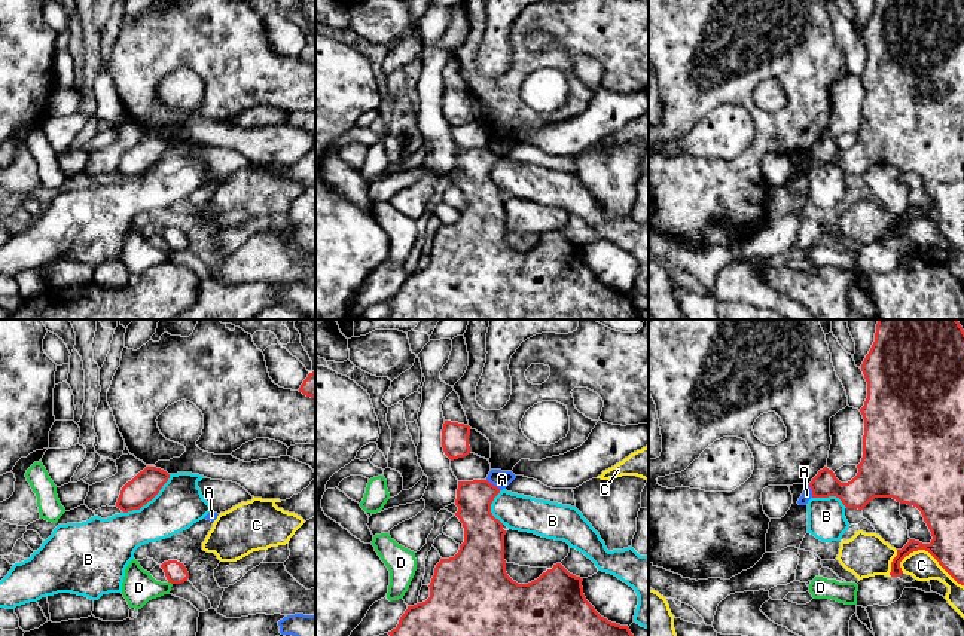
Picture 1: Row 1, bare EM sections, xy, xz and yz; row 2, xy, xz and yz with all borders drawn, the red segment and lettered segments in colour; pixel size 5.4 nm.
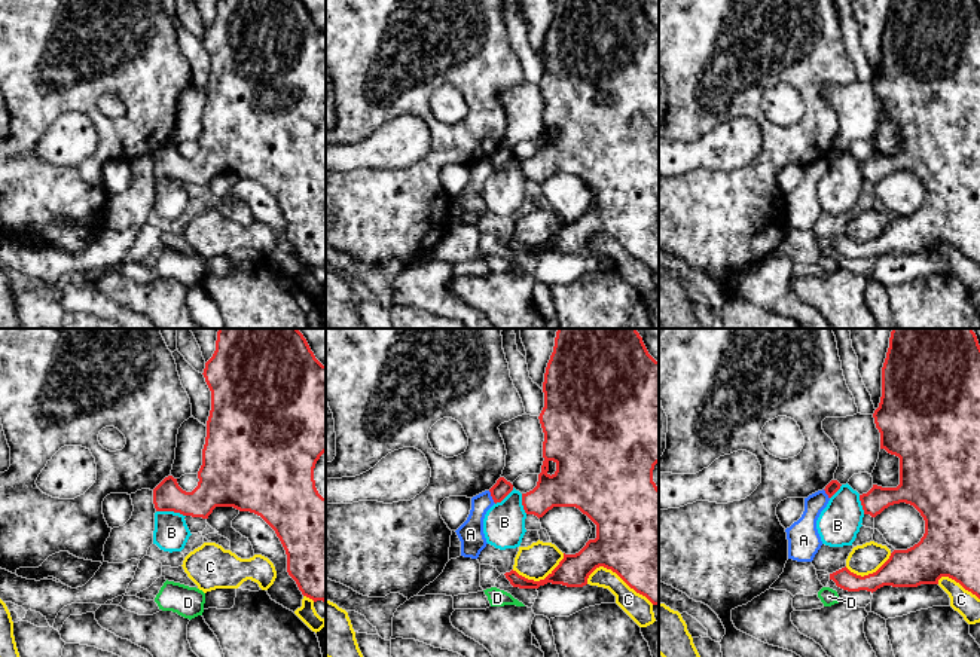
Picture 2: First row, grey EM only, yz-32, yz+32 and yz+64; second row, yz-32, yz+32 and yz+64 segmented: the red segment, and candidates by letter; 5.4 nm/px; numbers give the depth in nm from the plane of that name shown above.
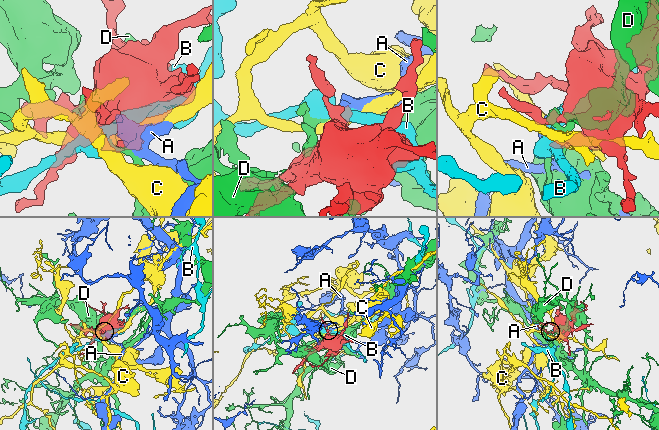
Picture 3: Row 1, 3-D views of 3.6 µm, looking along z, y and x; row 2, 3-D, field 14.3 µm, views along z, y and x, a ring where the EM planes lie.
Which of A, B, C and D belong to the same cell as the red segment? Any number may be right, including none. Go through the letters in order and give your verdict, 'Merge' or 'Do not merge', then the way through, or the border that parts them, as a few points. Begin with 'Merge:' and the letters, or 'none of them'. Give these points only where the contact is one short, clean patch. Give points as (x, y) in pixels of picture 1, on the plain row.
Merge: none of them
A: Do not merge. Boundary: xz (487, 146), (502, 156)
B: Do not merge
C: Do not merge
D: Do not merge

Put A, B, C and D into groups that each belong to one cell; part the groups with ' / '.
A / B / C / D

